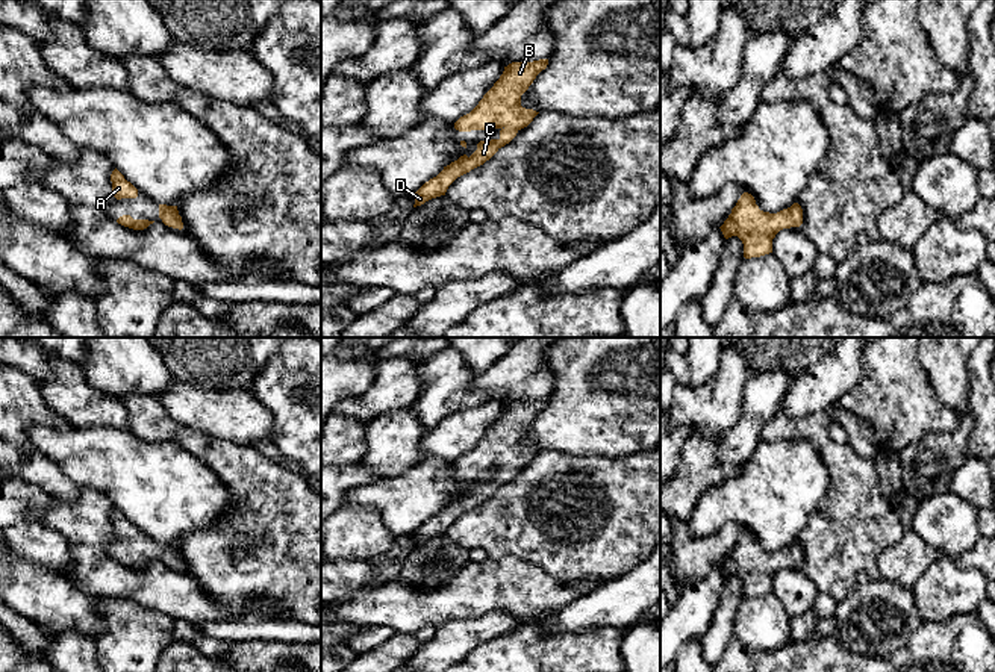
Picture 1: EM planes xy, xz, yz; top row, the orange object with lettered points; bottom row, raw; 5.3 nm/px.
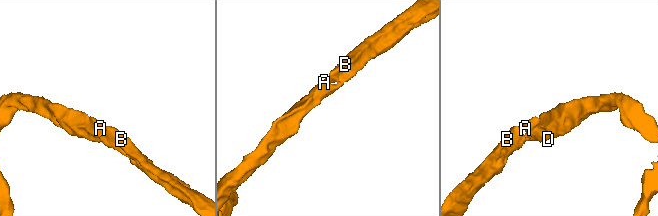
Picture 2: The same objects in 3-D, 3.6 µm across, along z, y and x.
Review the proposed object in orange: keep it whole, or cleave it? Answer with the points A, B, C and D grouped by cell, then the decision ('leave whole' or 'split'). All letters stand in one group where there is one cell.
A B C D | leave whole

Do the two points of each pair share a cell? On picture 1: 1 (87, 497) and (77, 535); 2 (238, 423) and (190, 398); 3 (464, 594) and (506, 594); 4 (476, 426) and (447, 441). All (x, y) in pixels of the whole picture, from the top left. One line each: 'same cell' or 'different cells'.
1: same cell
2: same cell
3: same cell
4: same cell

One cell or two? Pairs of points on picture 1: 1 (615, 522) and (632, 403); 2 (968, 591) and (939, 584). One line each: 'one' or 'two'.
1: two
2: one

